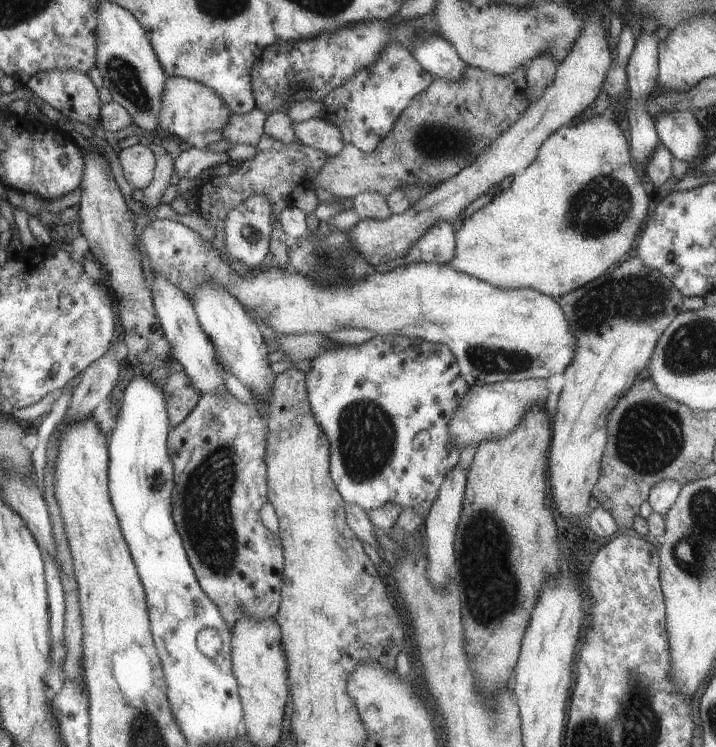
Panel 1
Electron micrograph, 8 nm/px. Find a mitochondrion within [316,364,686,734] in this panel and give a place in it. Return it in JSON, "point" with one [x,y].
{"point":[490,581]}

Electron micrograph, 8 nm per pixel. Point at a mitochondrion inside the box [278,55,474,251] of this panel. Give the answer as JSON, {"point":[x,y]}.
{"point":[428,139]}

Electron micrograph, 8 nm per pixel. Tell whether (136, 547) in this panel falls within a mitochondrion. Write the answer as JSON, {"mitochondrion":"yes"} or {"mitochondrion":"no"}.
{"mitochondrion":"no"}

